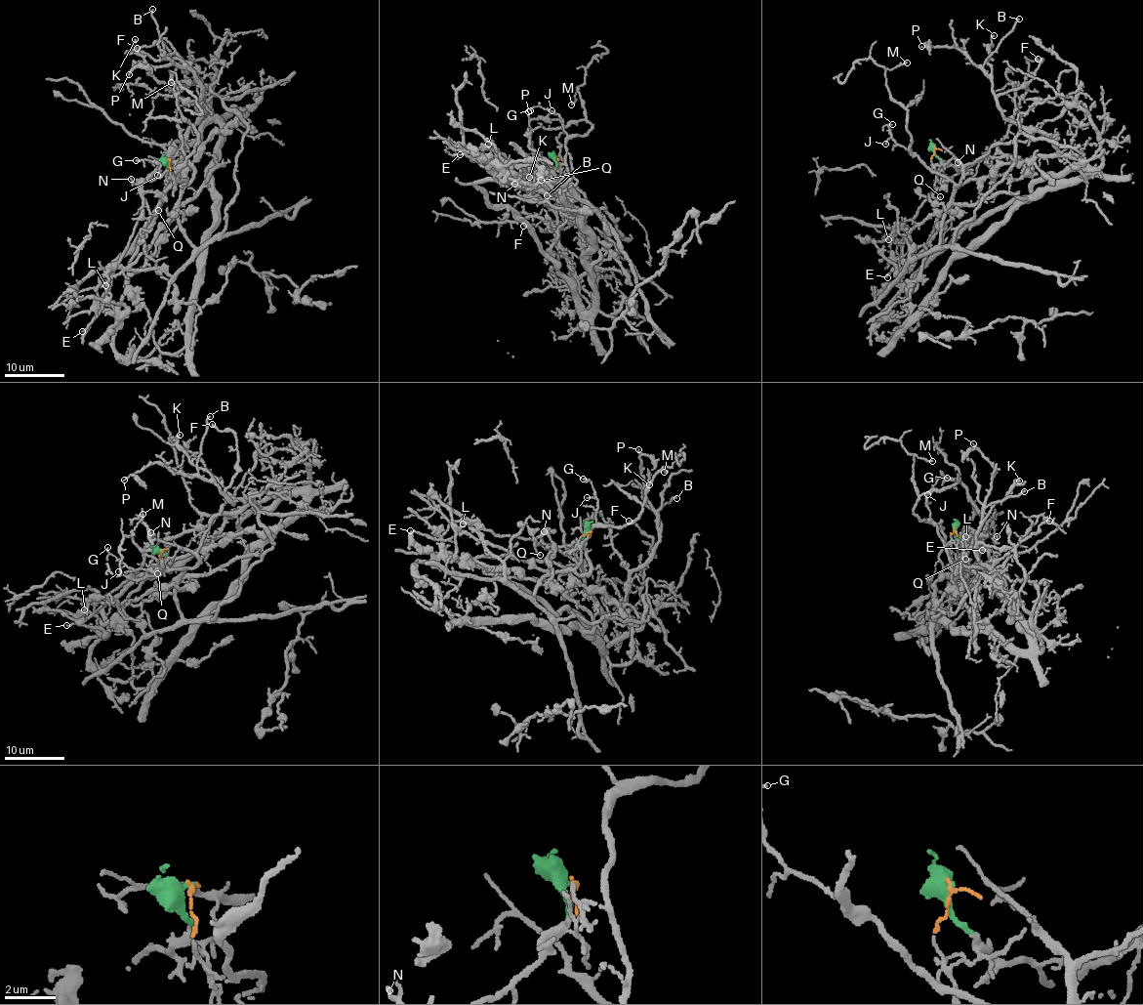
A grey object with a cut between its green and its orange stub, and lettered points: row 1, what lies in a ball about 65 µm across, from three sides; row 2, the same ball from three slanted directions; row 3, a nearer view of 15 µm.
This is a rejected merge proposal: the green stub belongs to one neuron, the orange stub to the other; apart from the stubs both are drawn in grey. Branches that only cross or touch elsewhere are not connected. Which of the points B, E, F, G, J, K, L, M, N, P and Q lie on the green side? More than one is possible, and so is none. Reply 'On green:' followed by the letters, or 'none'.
On green: B, E, F, K, L, N, P, Q

